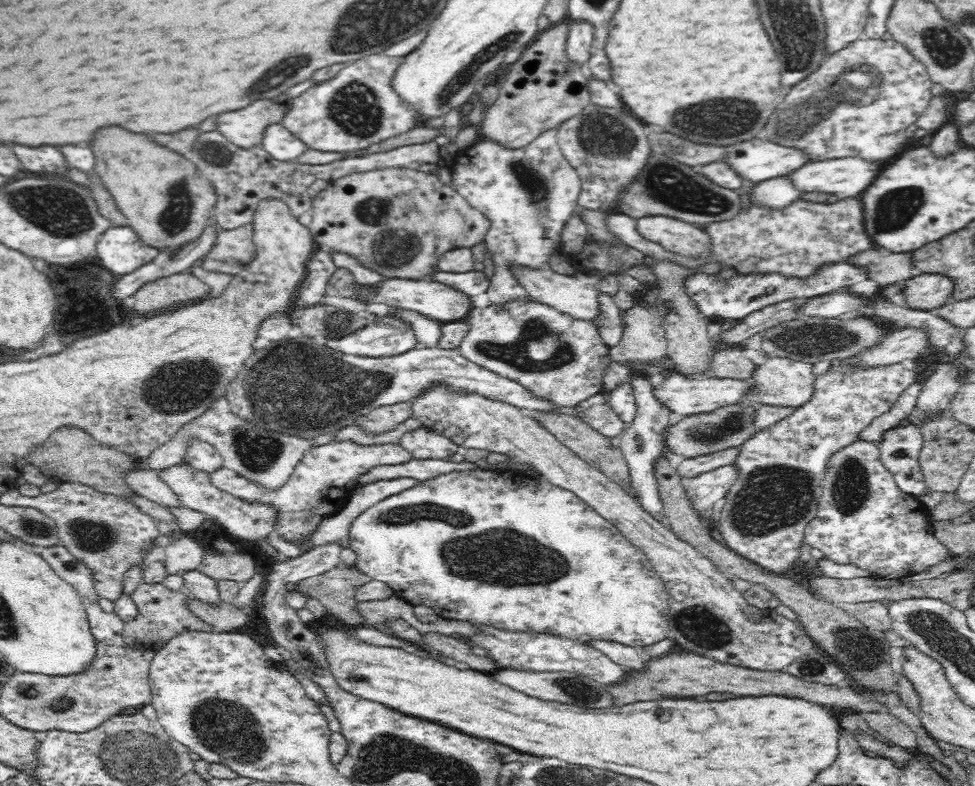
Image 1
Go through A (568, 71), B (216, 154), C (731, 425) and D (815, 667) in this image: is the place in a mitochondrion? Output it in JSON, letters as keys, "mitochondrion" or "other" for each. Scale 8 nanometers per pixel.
{"A":"other","B":"mitochondrion","C":"mitochondrion","D":"mitochondrion"}

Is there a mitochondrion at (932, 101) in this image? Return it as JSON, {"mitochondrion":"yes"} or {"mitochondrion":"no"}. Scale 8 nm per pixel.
{"mitochondrion":"no"}

